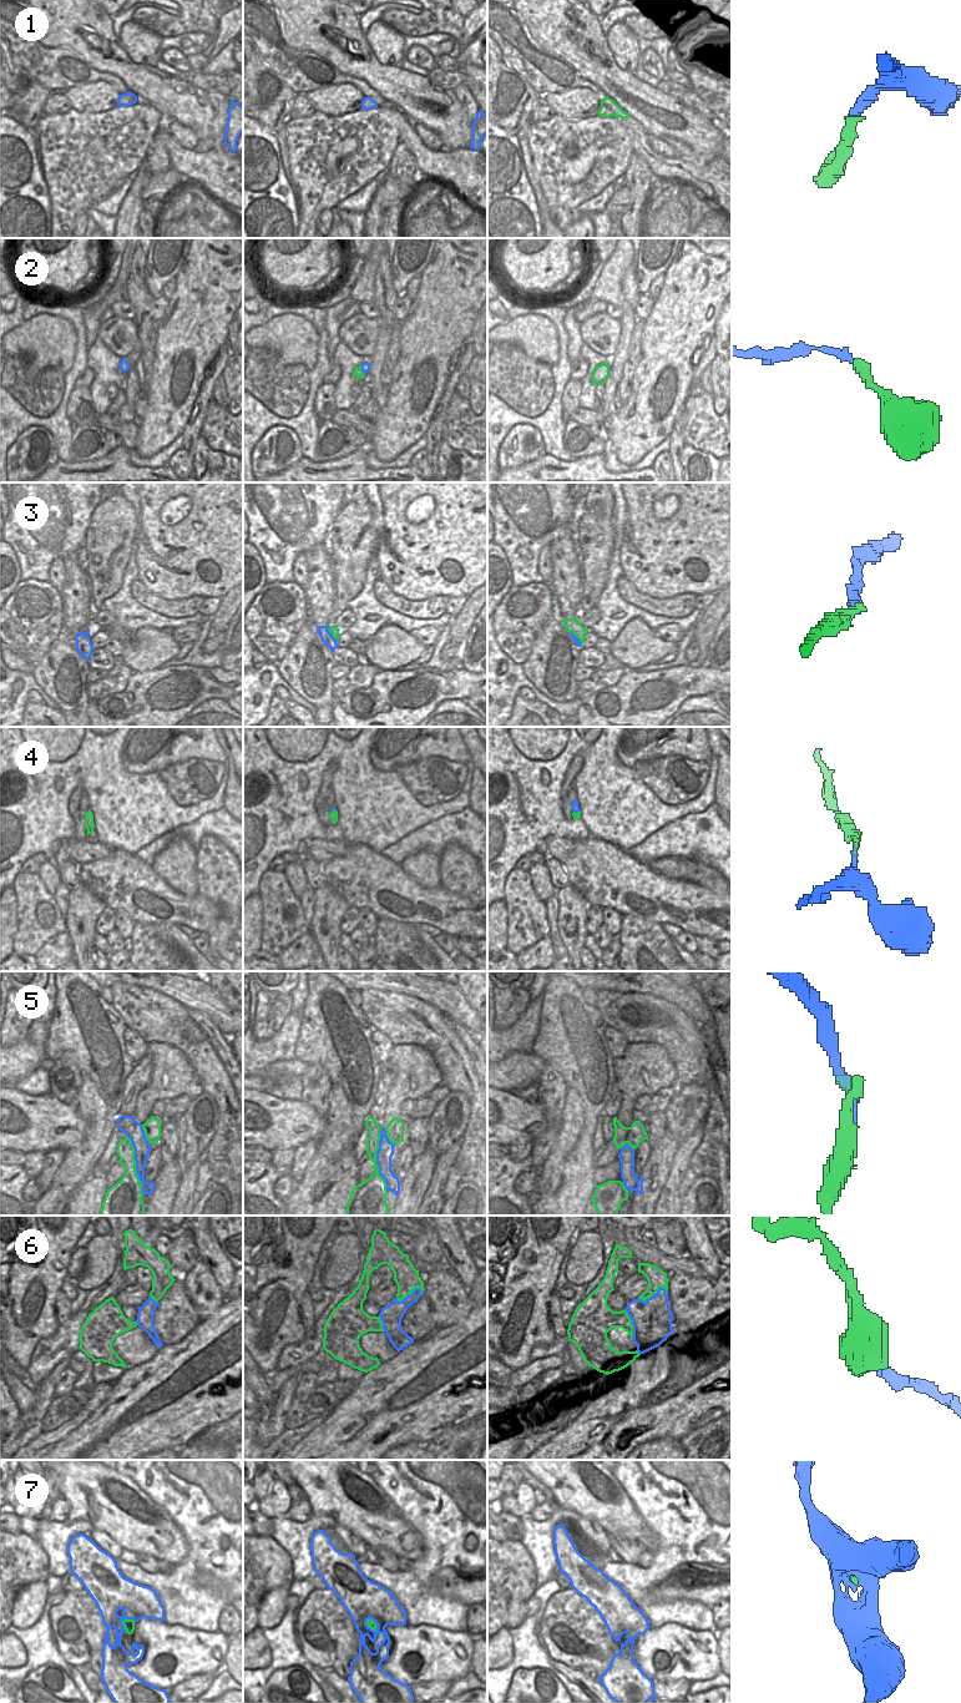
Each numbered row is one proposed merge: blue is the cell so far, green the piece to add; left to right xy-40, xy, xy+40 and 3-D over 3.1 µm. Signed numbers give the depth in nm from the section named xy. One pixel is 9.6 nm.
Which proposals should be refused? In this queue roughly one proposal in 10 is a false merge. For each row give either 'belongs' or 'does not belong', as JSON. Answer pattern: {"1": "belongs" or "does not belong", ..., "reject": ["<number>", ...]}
{"1": "belongs", "2": "belongs", "3": "belongs", "4": "belongs", "5": "does not belong", "6": "belongs", "7": "belongs", "reject": ["5"]}

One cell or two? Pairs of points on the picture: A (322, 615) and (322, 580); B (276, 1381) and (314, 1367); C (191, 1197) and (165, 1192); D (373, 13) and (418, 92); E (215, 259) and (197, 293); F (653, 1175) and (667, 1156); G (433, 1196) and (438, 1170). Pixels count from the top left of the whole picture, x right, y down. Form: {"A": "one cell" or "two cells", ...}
{"A": "one cell", "B": "one cell", "C": "two cells", "D": "two cells", "E": "one cell", "F": "one cell", "G": "one cell"}

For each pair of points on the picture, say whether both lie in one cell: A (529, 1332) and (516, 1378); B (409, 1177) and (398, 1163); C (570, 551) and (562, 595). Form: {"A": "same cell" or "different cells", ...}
{"A": "different cells", "B": "different cells", "C": "same cell"}

